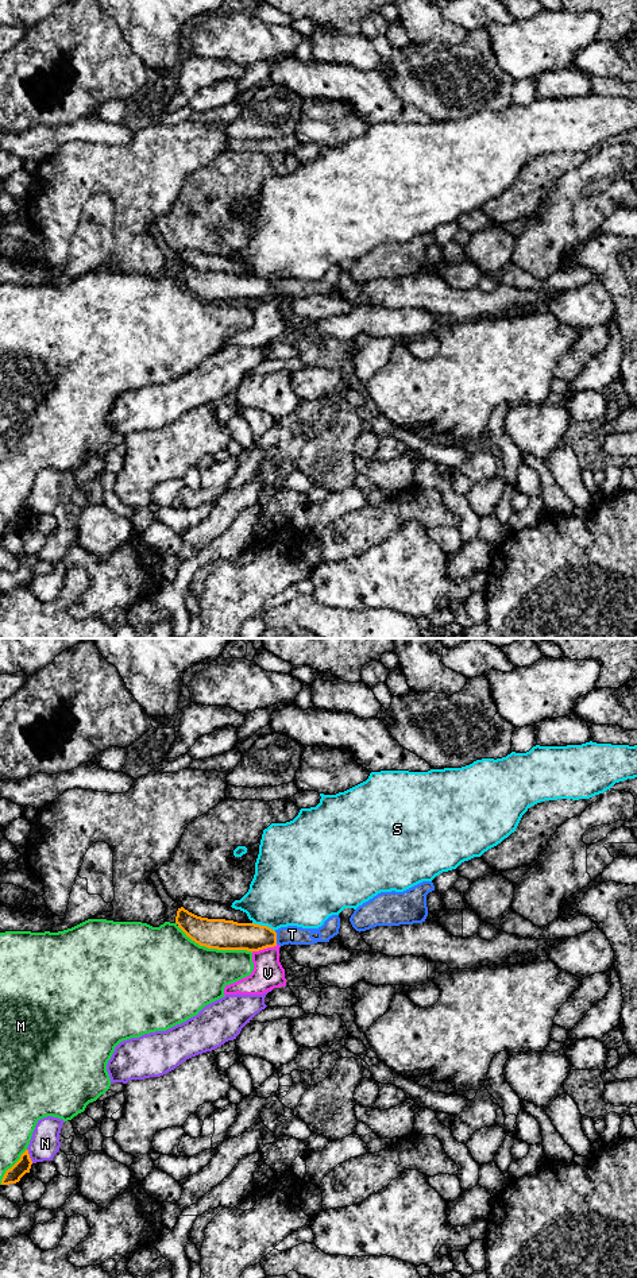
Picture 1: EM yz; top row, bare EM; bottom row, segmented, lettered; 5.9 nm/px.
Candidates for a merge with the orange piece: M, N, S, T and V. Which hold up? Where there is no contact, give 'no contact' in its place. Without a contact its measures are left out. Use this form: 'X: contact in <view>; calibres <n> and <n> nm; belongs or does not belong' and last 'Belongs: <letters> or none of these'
M: contact in yz; calibres 180 and 420 nm; does not belong
N: contact in yz; calibres 90 and 180 nm; does not belong
S: contact in yz; calibres 180 and 420 nm; does not belong
T: contact in yz; calibres 170 and 110 nm; belongs
V: contact in yz; calibres 180 and 180 nm; does not belong
Belongs: T

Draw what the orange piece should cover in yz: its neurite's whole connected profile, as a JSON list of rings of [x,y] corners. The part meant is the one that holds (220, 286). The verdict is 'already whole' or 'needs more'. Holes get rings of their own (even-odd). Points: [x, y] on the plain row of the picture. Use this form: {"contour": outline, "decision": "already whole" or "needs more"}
{"contour": [[[184,259],[178,260],[175,275],[192,293],[200,298],[217,302],[259,304],[277,297],[313,297],[329,294],[339,286],[339,267],[329,269],[318,281],[297,278],[271,282],[255,275],[238,275],[225,271],[208,271],[197,269]]], "decision": "needs more"}

